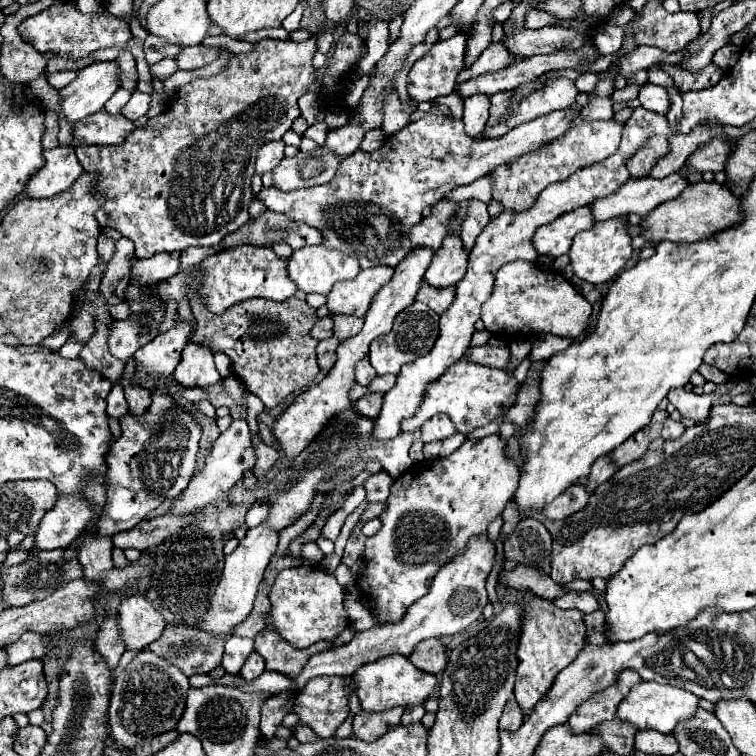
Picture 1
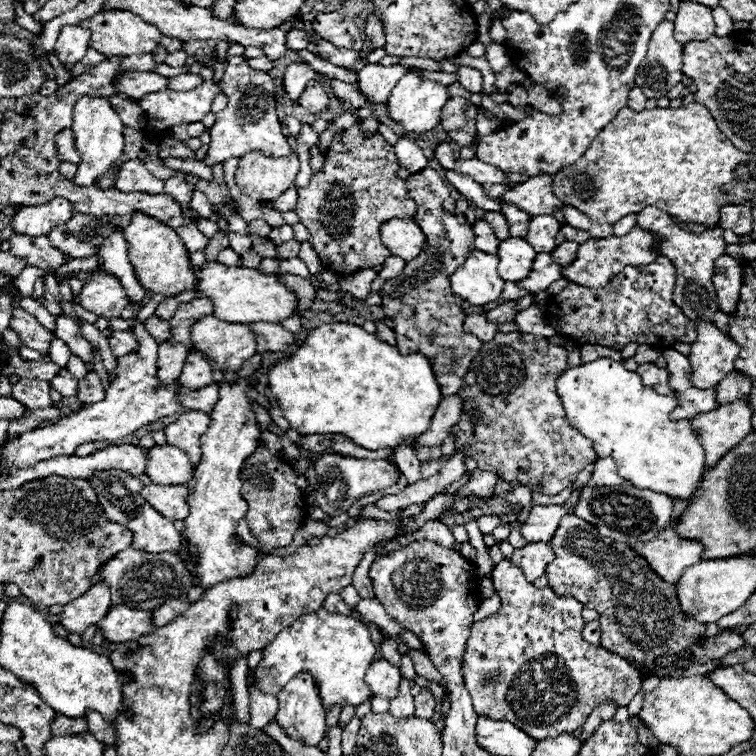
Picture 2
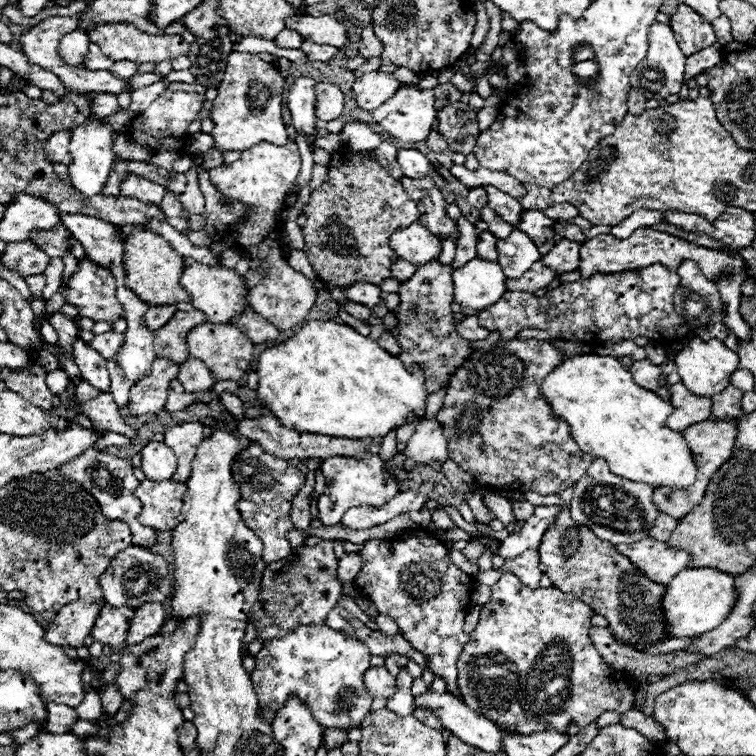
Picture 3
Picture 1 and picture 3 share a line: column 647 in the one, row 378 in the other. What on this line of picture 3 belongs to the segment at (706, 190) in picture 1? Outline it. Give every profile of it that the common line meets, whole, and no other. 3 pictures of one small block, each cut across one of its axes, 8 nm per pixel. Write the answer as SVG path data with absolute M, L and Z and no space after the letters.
M212 322L200 324L194 330L190 330L186 344L190 348L190 356L202 360L216 380L238 380L238 378L242 378L246 374L246 368L252 362L252 356L254 356L252 340L244 332L234 328L232 324L212 324Z

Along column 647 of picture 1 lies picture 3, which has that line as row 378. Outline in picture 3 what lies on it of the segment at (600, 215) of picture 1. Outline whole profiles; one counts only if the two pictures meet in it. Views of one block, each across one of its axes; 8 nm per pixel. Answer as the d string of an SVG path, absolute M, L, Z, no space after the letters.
M188 358L186 362L180 364L178 380L186 388L186 392L204 392L216 384L216 380L212 378L212 372L206 368L206 364L196 358Z

